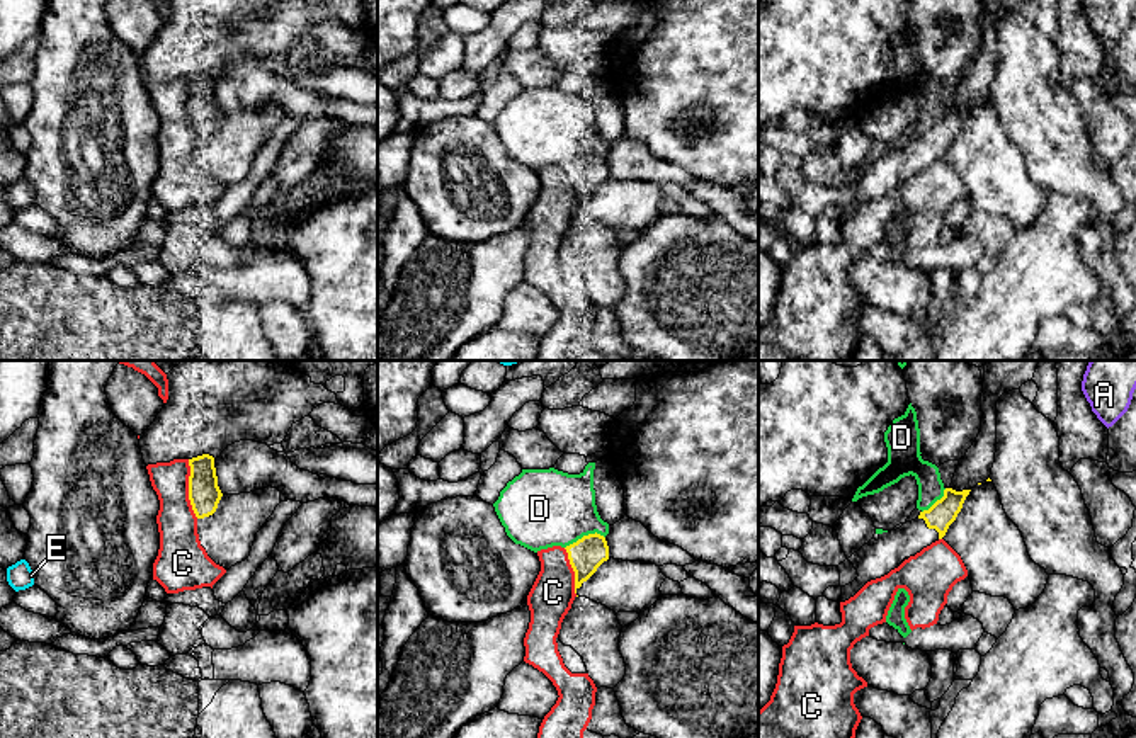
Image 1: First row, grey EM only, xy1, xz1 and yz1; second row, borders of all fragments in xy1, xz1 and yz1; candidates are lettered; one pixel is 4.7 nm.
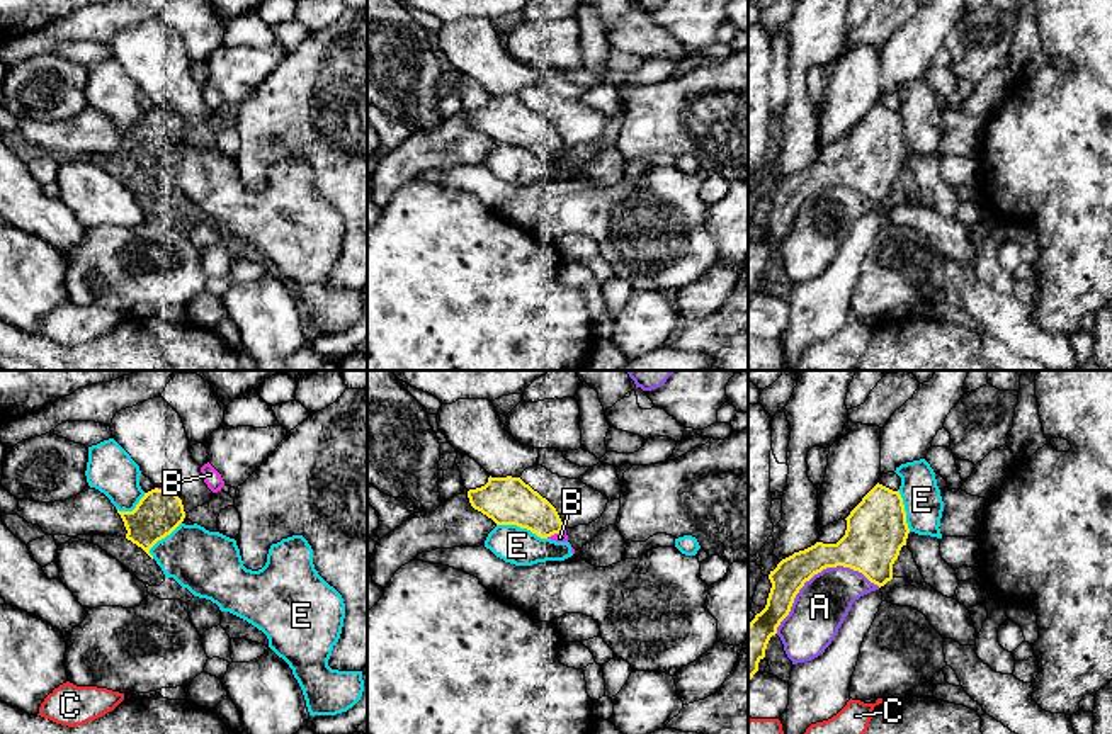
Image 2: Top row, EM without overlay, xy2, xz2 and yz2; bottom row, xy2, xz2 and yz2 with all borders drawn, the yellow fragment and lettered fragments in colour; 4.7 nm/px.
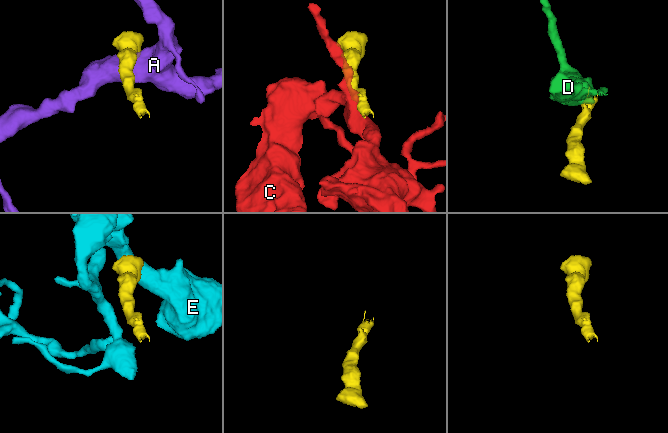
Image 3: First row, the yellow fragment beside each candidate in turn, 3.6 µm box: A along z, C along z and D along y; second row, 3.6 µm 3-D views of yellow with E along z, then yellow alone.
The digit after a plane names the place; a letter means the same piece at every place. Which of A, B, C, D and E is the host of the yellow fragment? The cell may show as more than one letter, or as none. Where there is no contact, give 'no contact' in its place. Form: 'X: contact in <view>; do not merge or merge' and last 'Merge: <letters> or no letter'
A: contact in yz2; do not merge
B: contact in xz2; merge
C: contact in xy1; do not merge
D: contact in xz1; do not merge
E: contact in xz2; do not merge
Merge: B

